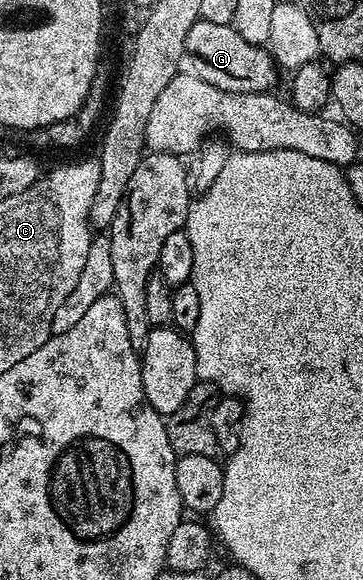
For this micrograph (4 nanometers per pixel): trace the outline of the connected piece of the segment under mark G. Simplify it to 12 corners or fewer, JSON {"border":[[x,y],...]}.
{"border":[[230,23],[191,26],[185,66],[229,93],[272,89],[268,49]]}

